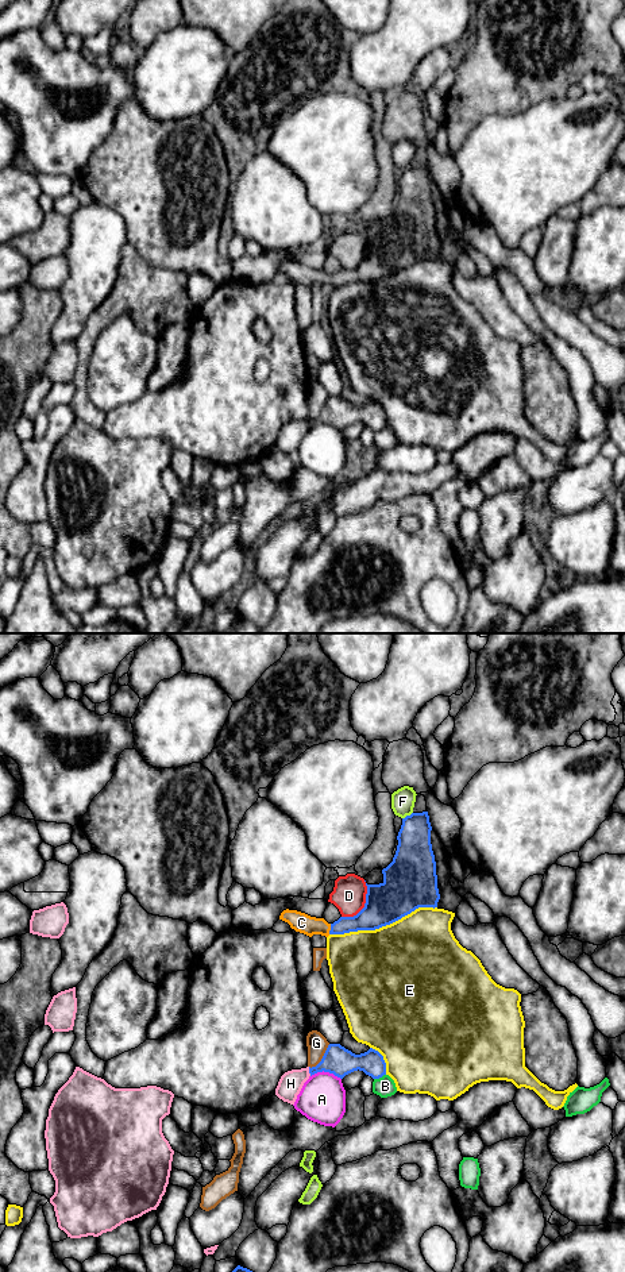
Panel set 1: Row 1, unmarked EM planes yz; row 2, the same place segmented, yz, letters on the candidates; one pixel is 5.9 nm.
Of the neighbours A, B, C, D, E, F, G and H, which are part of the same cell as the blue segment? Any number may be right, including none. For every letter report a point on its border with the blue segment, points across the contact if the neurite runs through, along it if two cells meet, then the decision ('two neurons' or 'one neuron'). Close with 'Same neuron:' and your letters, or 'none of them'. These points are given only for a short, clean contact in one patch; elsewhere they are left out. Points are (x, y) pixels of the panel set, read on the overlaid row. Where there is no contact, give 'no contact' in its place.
A: yz (325, 1071) | two neurons
B: yz (379, 1076) | two neurons
C: yz (331, 929) | across yz (370, 917), (331, 929), (301, 922) | one neuron
D: yz (365, 905) | two neurons
E: yz (382, 925) | two neurons
F: yz (406, 816) | two neurons
G: yz (323, 1057) | two neurons
H: yz (309, 1071) | two neurons
Same neuron: C

